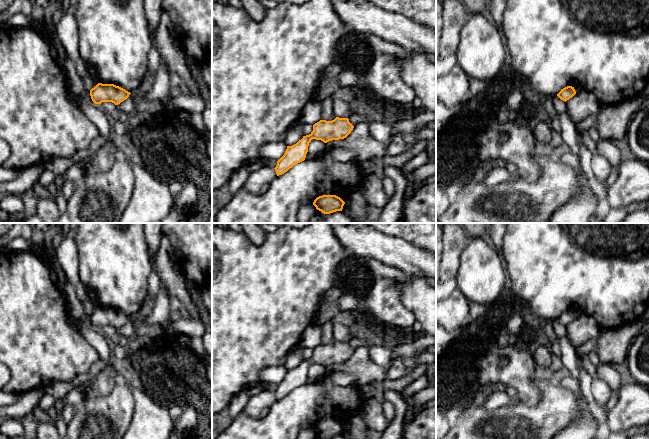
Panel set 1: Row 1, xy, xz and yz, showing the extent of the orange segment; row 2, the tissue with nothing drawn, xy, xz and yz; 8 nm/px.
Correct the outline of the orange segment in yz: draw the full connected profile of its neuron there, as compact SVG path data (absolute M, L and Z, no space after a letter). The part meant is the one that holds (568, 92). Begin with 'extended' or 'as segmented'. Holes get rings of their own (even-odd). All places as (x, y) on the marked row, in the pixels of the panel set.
as segmented; M567 86L563 89L561 89L561 91L557 94L557 96L563 100L563 101L567 101L570 98L572 98L574 95L576 94L576 91L574 89L574 87L572 86Z

